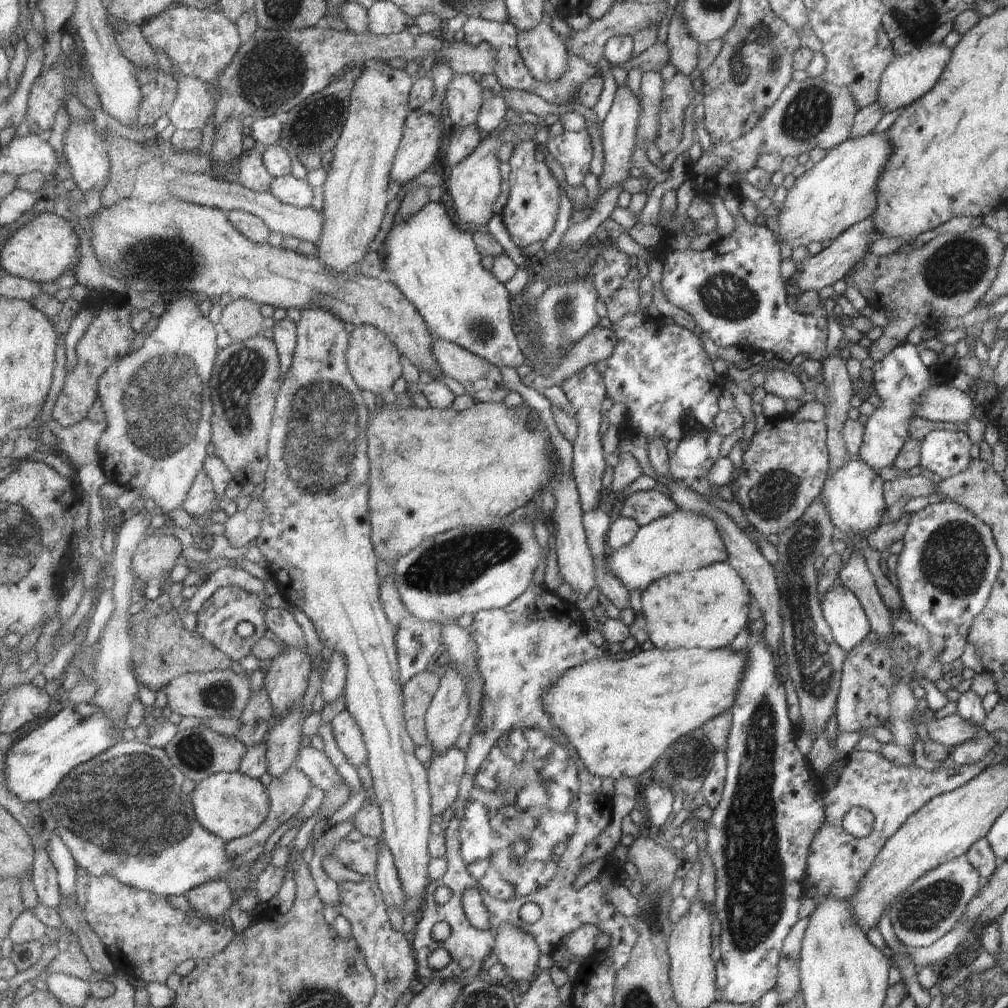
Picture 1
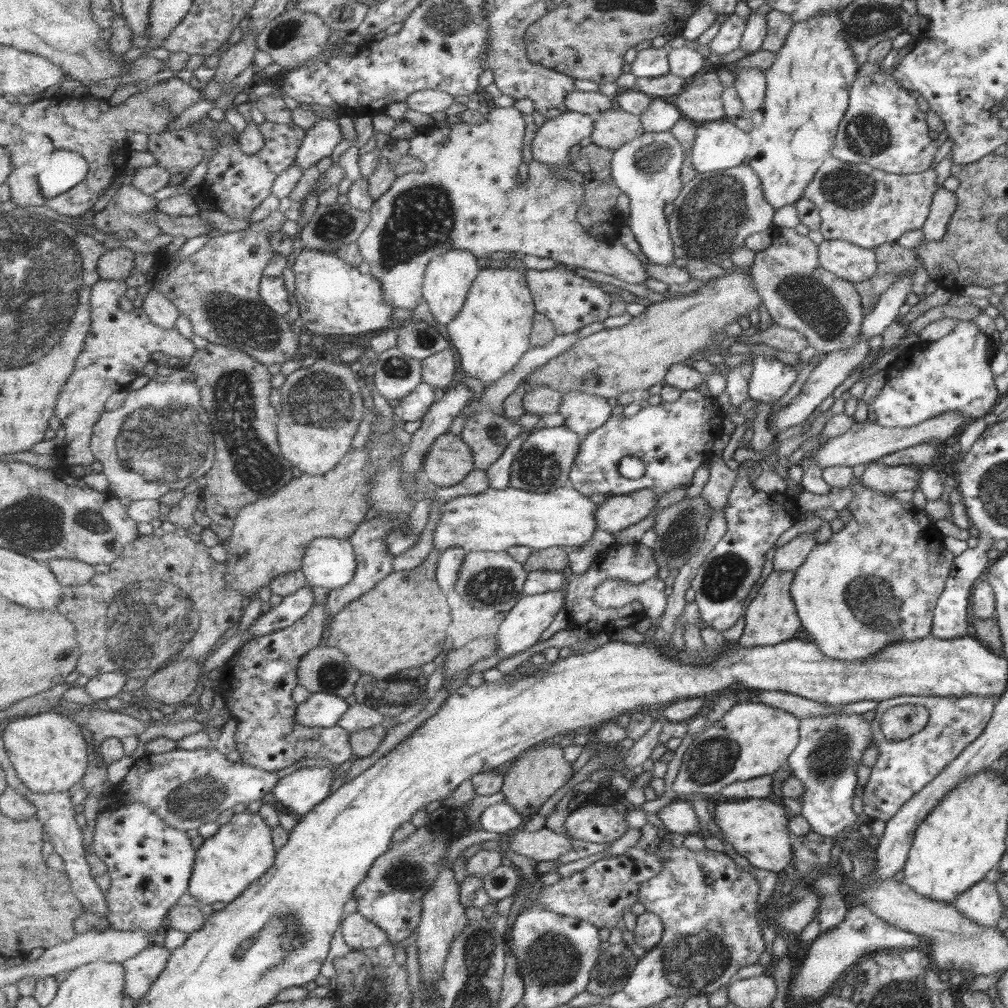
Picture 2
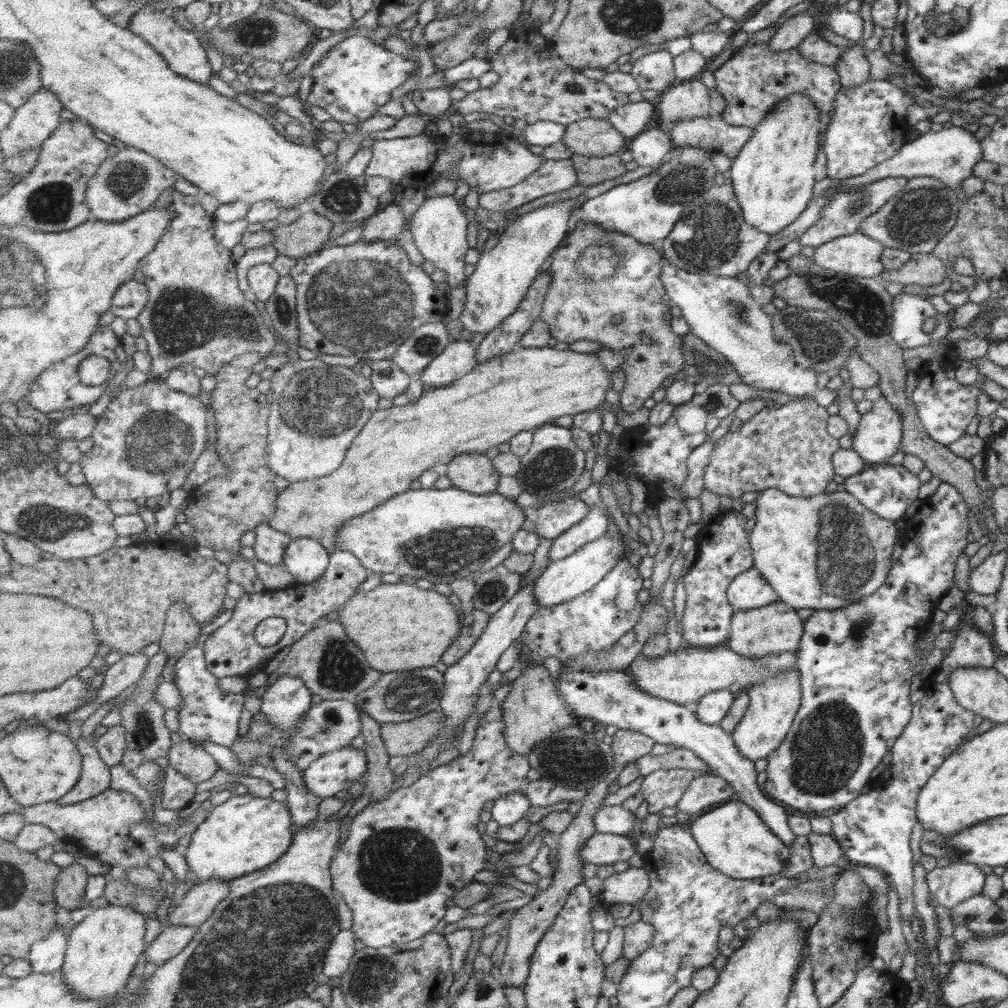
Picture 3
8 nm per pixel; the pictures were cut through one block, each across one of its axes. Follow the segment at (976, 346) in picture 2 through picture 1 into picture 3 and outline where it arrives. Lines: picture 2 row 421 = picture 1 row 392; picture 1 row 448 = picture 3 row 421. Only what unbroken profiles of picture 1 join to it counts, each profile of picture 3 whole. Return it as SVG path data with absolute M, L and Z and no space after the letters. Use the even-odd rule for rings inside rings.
M880 396L868 412L860 414L853 432L851 448L870 466L883 464L900 445L900 418Z

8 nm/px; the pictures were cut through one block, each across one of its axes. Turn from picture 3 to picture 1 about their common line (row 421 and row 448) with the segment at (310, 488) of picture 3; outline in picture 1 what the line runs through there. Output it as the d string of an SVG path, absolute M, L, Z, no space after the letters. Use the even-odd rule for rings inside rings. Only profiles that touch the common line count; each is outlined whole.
M381 402L381 408L376 406L375 414L371 415L369 426L367 426L367 440L369 441L369 462L371 472L369 472L369 512L371 512L371 524L373 527L373 546L377 551L377 558L387 563L387 565L397 564L400 558L405 558L409 552L419 548L427 538L437 536L437 532L451 530L455 526L474 527L479 525L490 525L499 522L505 516L513 514L517 508L526 506L537 494L537 490L545 490L550 487L551 478L557 470L557 454L553 444L549 440L545 424L537 419L537 411L529 407L529 404L519 405L515 408L507 408L505 404L483 404L476 403L471 408L459 412L453 408L421 409L415 406L411 410L405 410L400 403L387 404Z

